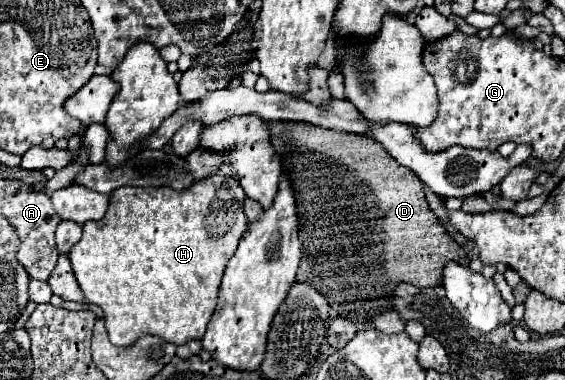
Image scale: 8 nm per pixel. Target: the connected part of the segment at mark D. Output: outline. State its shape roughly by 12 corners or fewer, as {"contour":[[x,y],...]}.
{"contour":[[266,123],[292,181],[296,281],[350,321],[460,261],[418,175],[310,123]]}

